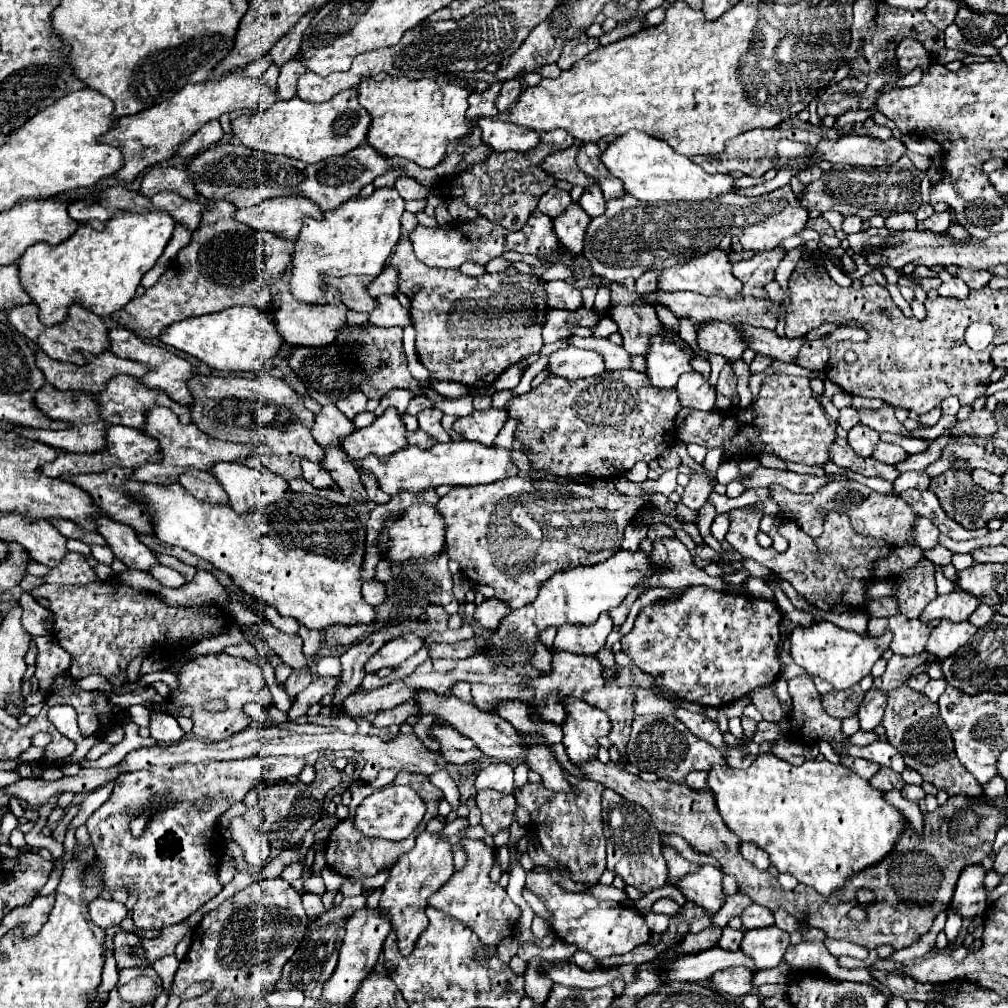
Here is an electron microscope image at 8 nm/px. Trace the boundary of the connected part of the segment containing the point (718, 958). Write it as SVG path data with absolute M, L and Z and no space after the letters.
M715 946L695 956L681 956L669 964L663 964L661 968L667 972L669 980L699 982L699 980L707 980L717 970L735 968L735 966L753 968L753 960L749 960L749 956L745 956L741 950L725 952L723 948Z

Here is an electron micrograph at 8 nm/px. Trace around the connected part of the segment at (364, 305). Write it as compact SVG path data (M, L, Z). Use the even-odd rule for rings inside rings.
M325 276L325 282L339 292L343 304L345 304L347 308L351 308L351 310L357 310L357 312L371 312L371 310L377 306L375 298L371 298L371 296L365 292L365 288L367 288L367 284L369 284L371 280L373 280L373 278L369 278L369 276L359 276L359 280Z

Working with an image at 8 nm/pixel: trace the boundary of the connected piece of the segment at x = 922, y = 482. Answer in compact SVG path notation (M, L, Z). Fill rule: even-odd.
M919 470L919 472L903 472L903 474L895 480L895 492L901 494L903 490L909 490L909 488L925 490L925 488L929 488L931 482L933 482L933 478L931 478L925 470Z

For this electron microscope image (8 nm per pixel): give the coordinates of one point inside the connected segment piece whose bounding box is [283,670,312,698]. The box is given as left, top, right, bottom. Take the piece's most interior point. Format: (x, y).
(297, 681)

